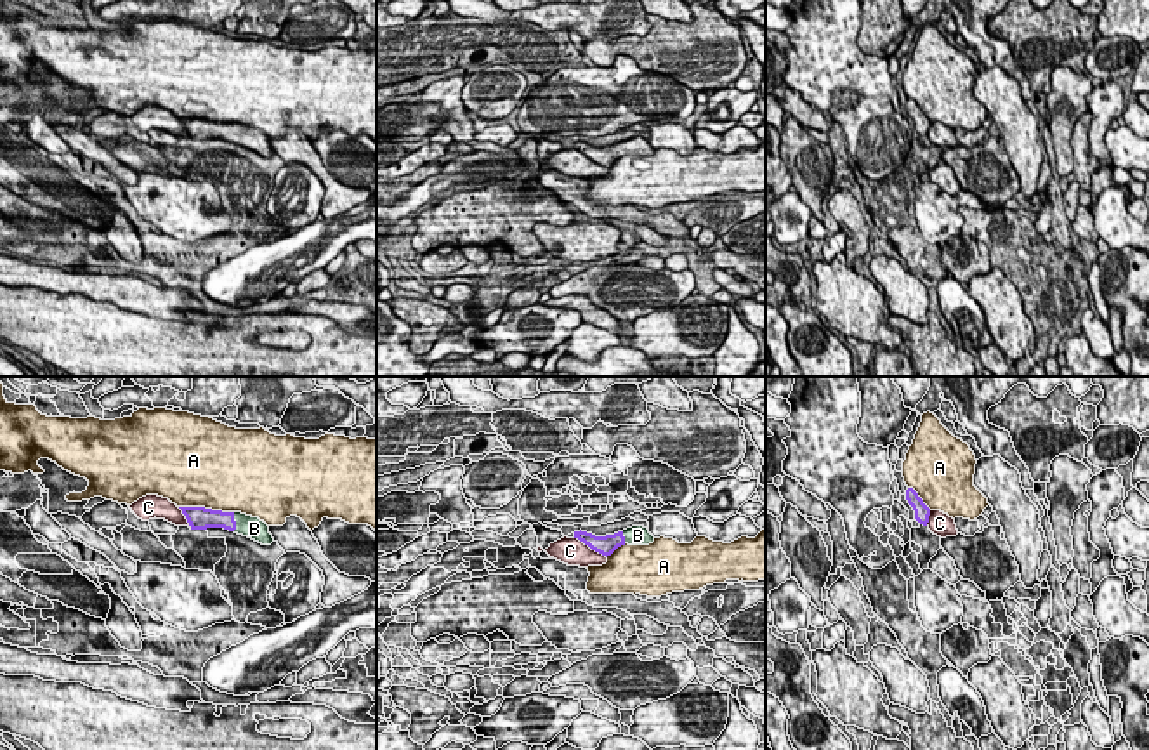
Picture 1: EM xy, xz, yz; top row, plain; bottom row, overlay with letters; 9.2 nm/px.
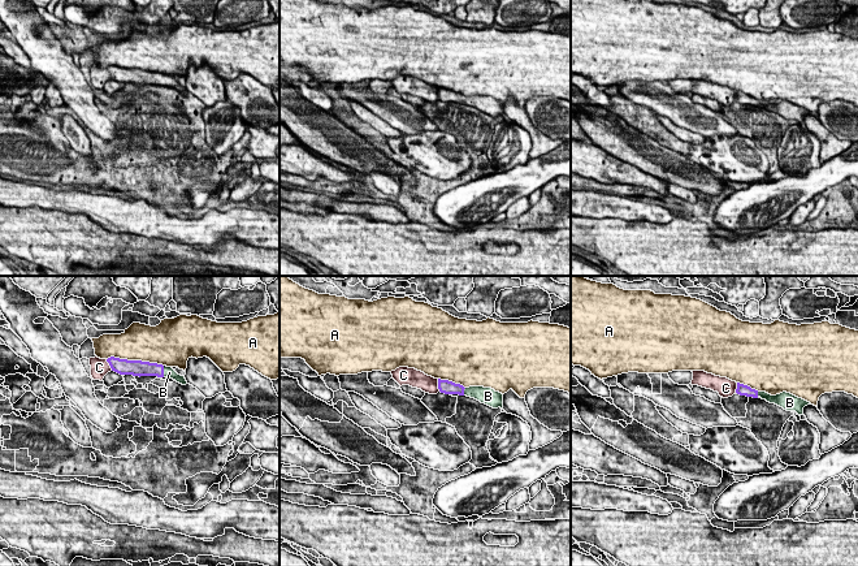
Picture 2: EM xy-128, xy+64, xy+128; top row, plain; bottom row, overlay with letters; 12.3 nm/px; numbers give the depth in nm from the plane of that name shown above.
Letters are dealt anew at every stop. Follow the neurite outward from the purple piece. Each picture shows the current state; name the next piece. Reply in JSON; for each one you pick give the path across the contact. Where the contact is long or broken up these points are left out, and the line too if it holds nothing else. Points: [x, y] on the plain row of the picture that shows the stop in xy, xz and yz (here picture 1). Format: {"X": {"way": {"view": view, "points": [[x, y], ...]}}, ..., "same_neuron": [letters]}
{"B": {"way": {"view": "xy", "points": [[209, 129], [235, 132], [254, 139]]}}, "same_neuron": ["B"]}

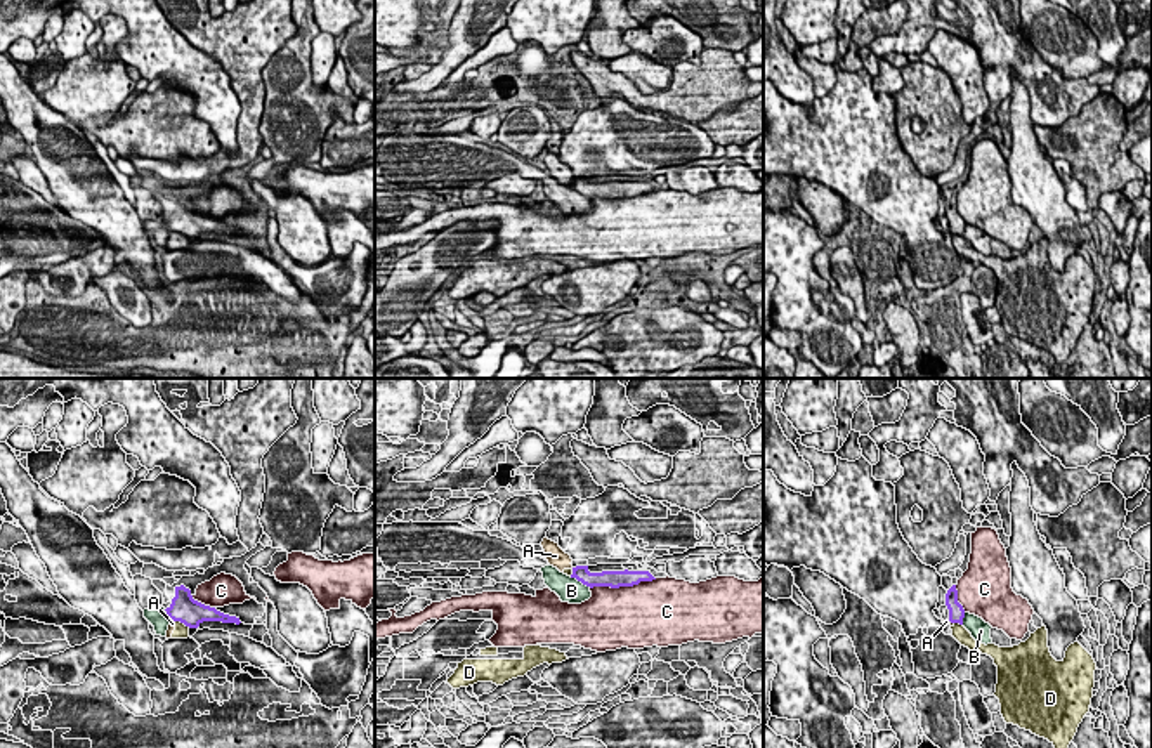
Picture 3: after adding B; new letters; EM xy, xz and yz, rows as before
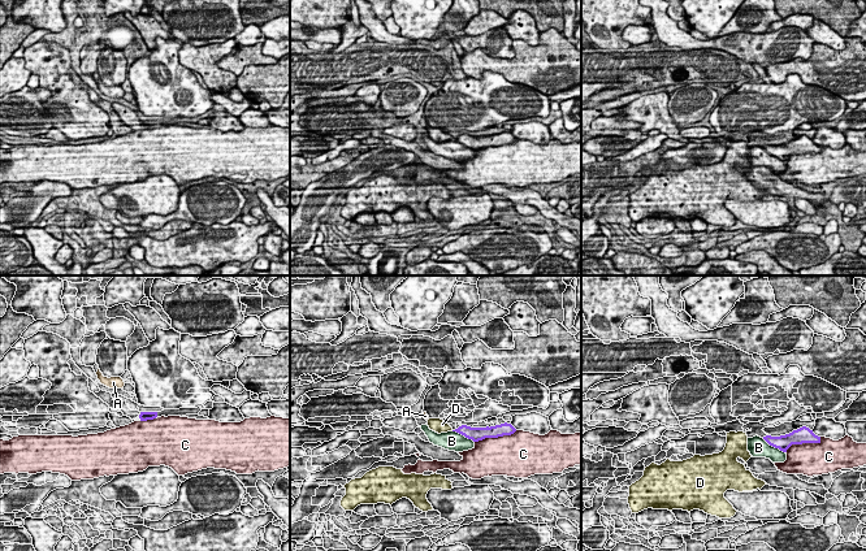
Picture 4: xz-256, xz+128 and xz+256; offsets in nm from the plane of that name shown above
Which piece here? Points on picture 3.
{"same_neuron": []}

